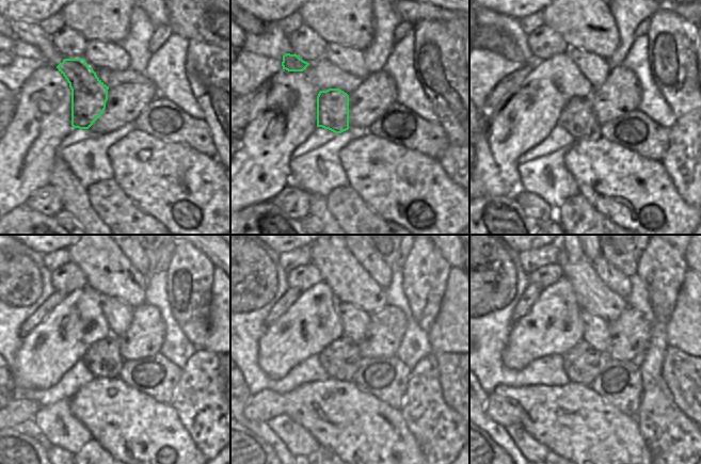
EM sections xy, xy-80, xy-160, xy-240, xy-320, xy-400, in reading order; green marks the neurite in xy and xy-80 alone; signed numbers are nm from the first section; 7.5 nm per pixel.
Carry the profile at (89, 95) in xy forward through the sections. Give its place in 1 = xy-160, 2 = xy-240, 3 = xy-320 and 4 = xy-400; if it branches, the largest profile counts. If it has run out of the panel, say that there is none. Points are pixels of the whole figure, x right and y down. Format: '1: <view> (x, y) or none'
1: xy-160 (577, 117)
2: xy-240 (102, 360)
3: xy-320 (340, 360)
4: xy-400 (583, 364)

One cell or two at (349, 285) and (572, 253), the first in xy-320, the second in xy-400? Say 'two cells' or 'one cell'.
two cells

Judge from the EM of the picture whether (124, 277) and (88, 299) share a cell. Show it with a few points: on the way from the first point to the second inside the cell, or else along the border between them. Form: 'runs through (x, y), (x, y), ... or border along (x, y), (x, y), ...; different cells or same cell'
border along (86, 286), (98, 293); different cells

